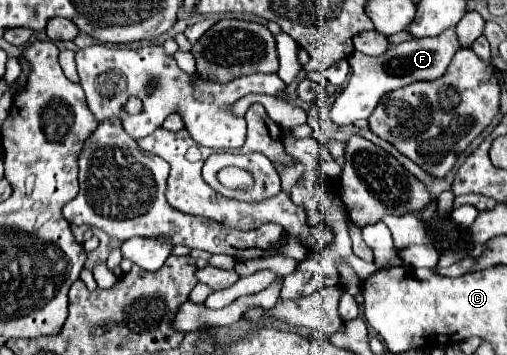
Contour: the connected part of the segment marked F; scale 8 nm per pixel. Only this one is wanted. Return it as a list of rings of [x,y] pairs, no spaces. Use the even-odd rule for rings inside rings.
[[[446,28],[440,36],[434,38],[412,38],[408,42],[402,42],[394,48],[388,48],[384,54],[380,56],[366,56],[362,52],[354,52],[352,56],[348,56],[348,64],[352,66],[352,76],[348,80],[346,90],[342,90],[342,94],[338,96],[338,100],[334,102],[334,106],[328,112],[328,120],[336,122],[336,124],[350,124],[356,122],[360,118],[370,118],[370,114],[374,112],[376,104],[380,102],[380,98],[392,90],[404,88],[412,82],[420,82],[420,80],[436,80],[440,76],[444,76],[444,72],[448,70],[448,64],[452,62],[452,56],[460,50],[460,42],[456,36],[454,28]]]

